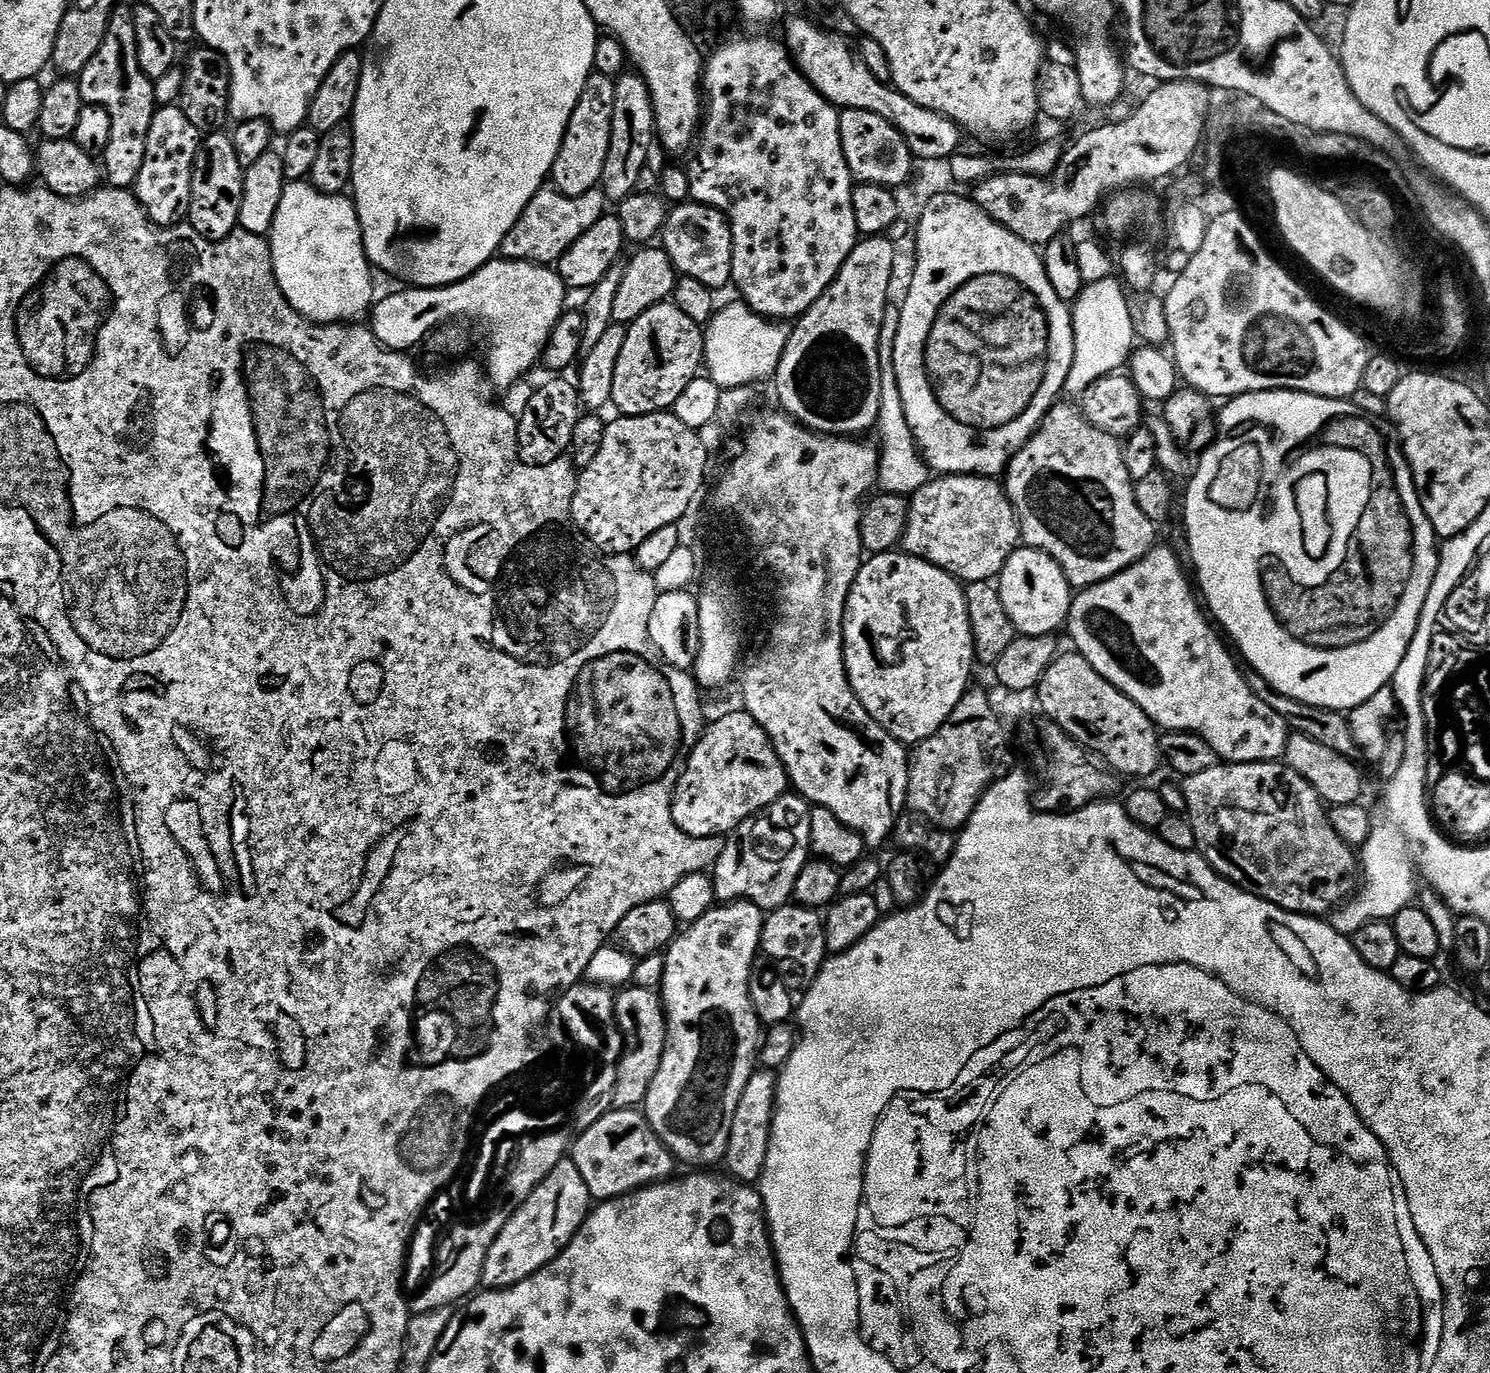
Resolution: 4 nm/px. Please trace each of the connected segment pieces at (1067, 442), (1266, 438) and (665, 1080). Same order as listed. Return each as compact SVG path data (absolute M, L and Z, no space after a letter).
M1057 402L1057 404L1049 410L1046 414L1046 418L1040 423L1040 429L1031 436L1026 442L1026 446L1022 446L1022 450L1018 450L1018 454L1015 458L1008 463L1006 491L1010 503L1016 508L1016 516L1019 520L1020 534L1023 543L1029 548L1036 548L1040 552L1050 554L1050 558L1054 558L1054 562L1058 562L1058 566L1064 572L1064 577L1068 579L1068 582L1072 585L1073 589L1083 590L1092 584L1100 584L1103 580L1108 580L1112 576L1117 576L1118 573L1126 571L1131 564L1137 564L1157 543L1157 525L1152 524L1150 518L1146 518L1146 514L1142 514L1142 510L1138 510L1136 490L1134 482L1126 470L1124 450L1121 441L1117 439L1117 437L1106 434L1102 430L1095 428L1095 426L1084 417L1083 411L1081 411L1075 403Z
M1279 388L1273 392L1251 392L1234 396L1225 404L1228 405L1220 412L1220 433L1217 434L1216 441L1201 454L1200 465L1197 466L1188 489L1182 492L1188 552L1192 555L1192 564L1200 579L1199 591L1202 593L1203 603L1211 619L1223 629L1226 636L1228 631L1227 639L1234 648L1236 643L1235 651L1242 658L1244 655L1252 667L1251 671L1264 679L1274 691L1315 708L1328 708L1332 712L1347 714L1362 706L1362 702L1374 698L1378 690L1391 685L1421 624L1422 606L1426 602L1426 594L1430 594L1430 586L1438 570L1438 537L1430 518L1426 518L1422 510L1408 459L1404 457L1397 437L1391 431L1384 432L1383 423L1365 415L1348 400L1335 400Z
M749 900L724 902L687 925L667 949L662 996L666 1001L668 1042L660 1069L648 1085L642 1111L681 1165L697 1164L697 1169L704 1170L707 1164L721 1163L727 1157L734 1110L738 1110L752 1073L757 1071L762 1023L752 1006L752 963L756 952L758 956L761 951L765 919L765 909Z

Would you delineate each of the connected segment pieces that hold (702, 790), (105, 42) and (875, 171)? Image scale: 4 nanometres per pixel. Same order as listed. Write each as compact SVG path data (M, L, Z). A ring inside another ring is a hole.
M737 710L720 716L703 729L702 735L693 743L692 757L683 765L680 780L676 784L676 794L672 797L674 822L691 836L719 836L732 834L741 824L769 808L779 796L789 791L788 772L778 758L770 738L756 724L749 712Z
M131 7L112 9L106 38L102 38L98 54L90 58L90 66L80 72L78 83L85 104L97 104L110 114L110 146L106 146L102 157L107 187L131 189L138 170L142 170L142 158L146 158L146 134L150 134L150 122L158 107L155 83L142 74L142 66L138 66L138 42L134 38Z
M845 108L840 113L842 150L853 177L861 184L877 184L883 188L900 190L914 176L914 157L906 138L886 118L870 114L870 110Z

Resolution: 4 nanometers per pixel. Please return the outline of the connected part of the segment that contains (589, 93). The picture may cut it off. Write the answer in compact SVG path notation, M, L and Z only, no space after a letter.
M593 71L586 86L582 86L578 106L574 106L574 114L570 114L570 122L566 126L566 134L562 138L558 158L554 158L550 180L557 192L567 196L581 196L601 183L607 151L610 150L611 112L614 110L614 96L613 77Z

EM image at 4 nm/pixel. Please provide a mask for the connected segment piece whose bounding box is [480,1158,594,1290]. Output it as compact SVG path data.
M571 1158L564 1159L508 1219L494 1246L490 1246L490 1254L482 1270L481 1285L488 1290L509 1288L542 1270L551 1260L558 1258L561 1250L576 1237L593 1207L594 1201L586 1186L586 1178L582 1178Z

